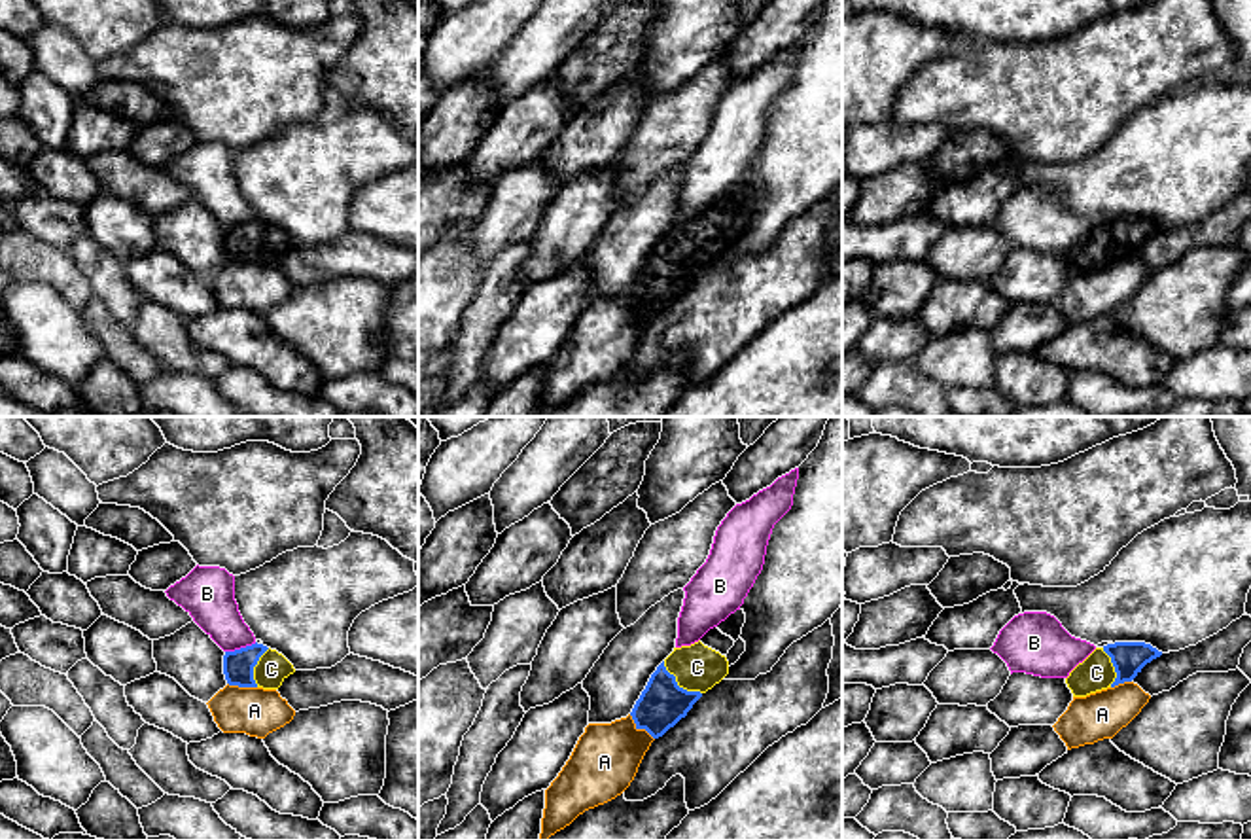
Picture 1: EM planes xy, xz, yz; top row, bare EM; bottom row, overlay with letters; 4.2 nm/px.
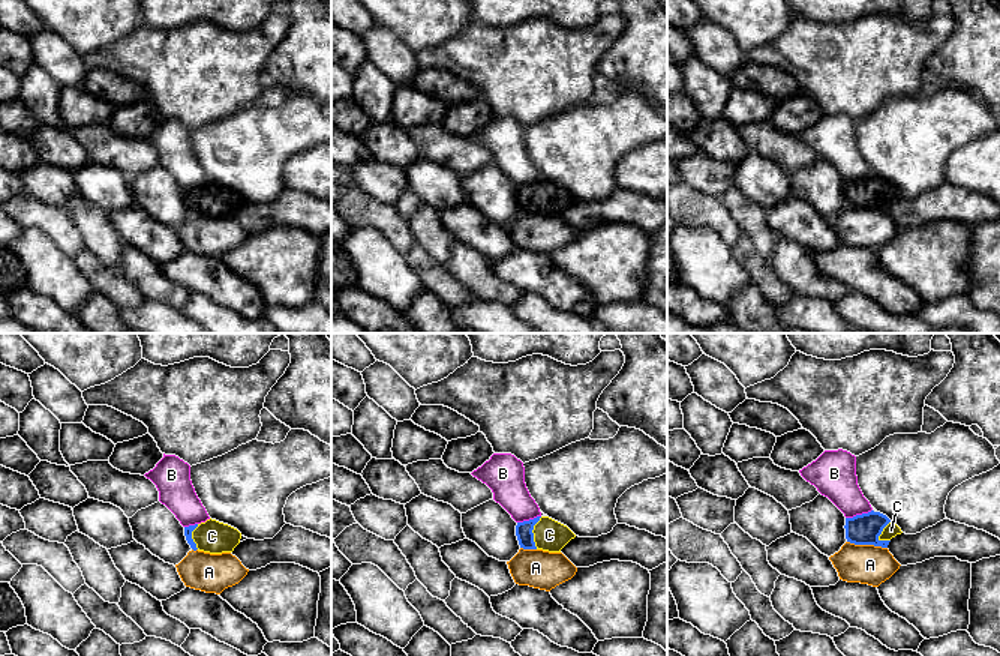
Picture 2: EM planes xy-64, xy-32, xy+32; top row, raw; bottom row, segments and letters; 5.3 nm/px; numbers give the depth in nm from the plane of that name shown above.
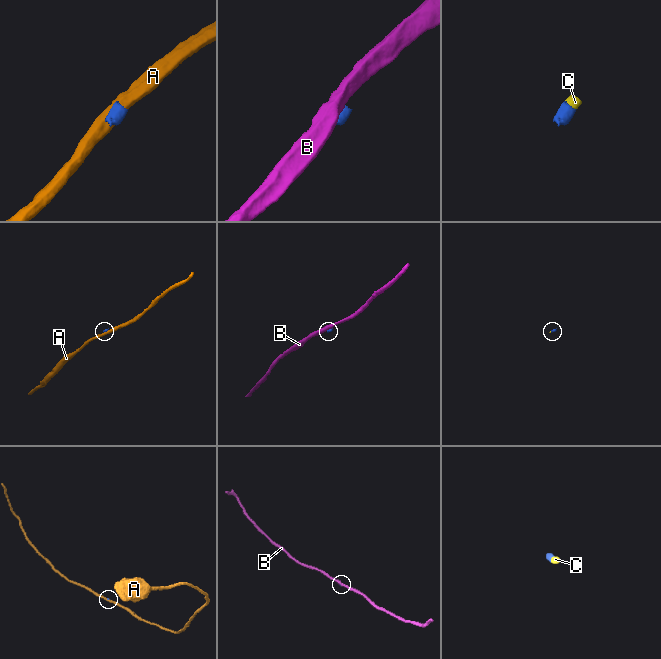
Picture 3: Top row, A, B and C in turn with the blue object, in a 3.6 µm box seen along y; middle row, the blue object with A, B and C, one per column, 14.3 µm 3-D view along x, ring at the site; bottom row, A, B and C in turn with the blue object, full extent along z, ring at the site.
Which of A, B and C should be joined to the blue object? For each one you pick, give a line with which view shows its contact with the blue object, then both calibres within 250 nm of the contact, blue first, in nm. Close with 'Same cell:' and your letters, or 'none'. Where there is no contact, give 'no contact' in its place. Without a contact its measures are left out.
C: contact in xz; calibres 200 and 200 nm
Same cell: C

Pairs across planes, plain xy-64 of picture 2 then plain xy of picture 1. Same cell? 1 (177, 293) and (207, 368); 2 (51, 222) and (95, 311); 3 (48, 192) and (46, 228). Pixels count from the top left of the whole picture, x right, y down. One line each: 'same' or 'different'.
1: same
2: different
3: same

